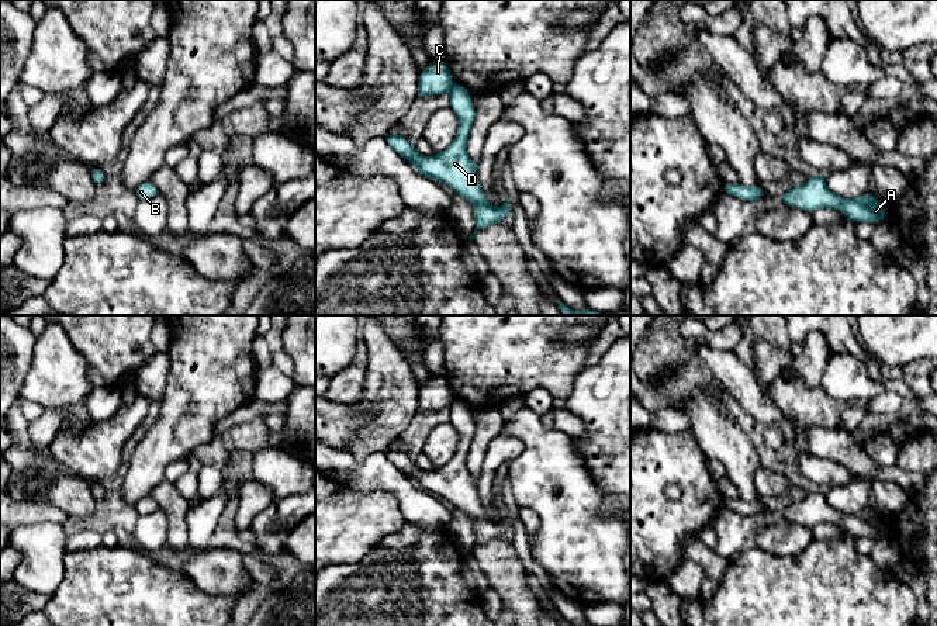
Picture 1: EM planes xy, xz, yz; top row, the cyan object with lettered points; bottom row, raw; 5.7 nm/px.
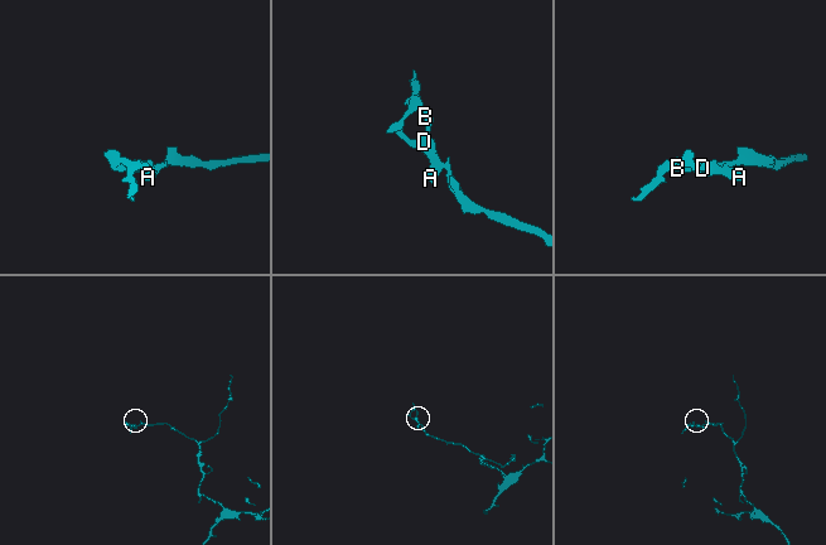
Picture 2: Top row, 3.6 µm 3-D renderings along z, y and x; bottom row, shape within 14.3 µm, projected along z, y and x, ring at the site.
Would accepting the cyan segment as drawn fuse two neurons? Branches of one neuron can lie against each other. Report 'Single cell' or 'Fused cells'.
Single cell

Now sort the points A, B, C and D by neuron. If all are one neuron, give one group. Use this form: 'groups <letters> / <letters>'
groups A B C D

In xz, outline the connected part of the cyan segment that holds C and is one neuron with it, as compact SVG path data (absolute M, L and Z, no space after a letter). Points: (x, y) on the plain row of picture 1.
M443 374L433 376L423 387L419 388L418 408L416 408L416 414L423 414L426 411L433 411L443 407L447 407L450 409L450 423L459 430L460 440L449 463L446 463L439 468L435 468L433 471L423 471L415 464L415 461L409 459L408 453L404 453L400 449L385 449L384 454L397 468L400 468L405 475L408 475L418 487L421 487L426 492L436 494L440 498L452 502L456 506L456 509L459 509L460 512L466 513L473 519L474 532L476 532L476 544L468 554L476 554L477 544L484 544L492 539L498 540L502 535L505 535L512 528L512 522L509 519L509 513L506 513L502 523L498 523L494 519L488 519L485 515L485 509L478 495L477 478L470 473L467 467L467 454L473 436L476 433L476 425L473 422L470 407L461 400L454 401L453 398L454 397L446 377Z

